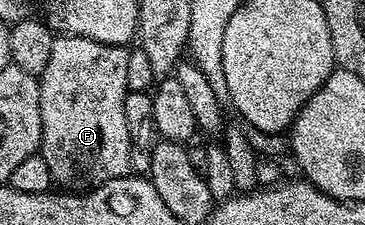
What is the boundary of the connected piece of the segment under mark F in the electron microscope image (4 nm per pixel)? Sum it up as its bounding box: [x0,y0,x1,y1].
[37,36,131,187]

